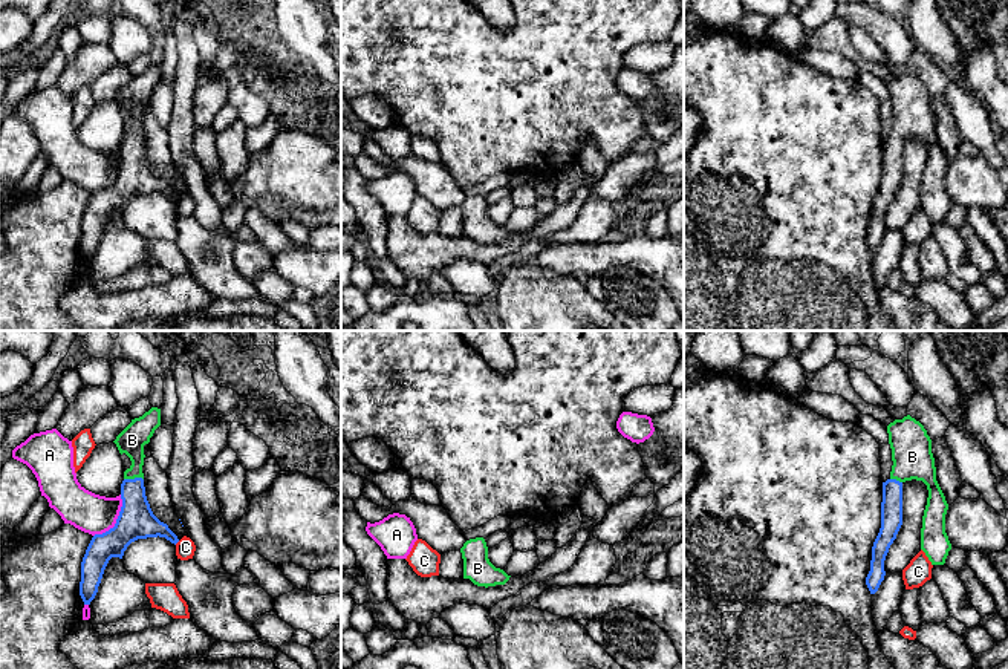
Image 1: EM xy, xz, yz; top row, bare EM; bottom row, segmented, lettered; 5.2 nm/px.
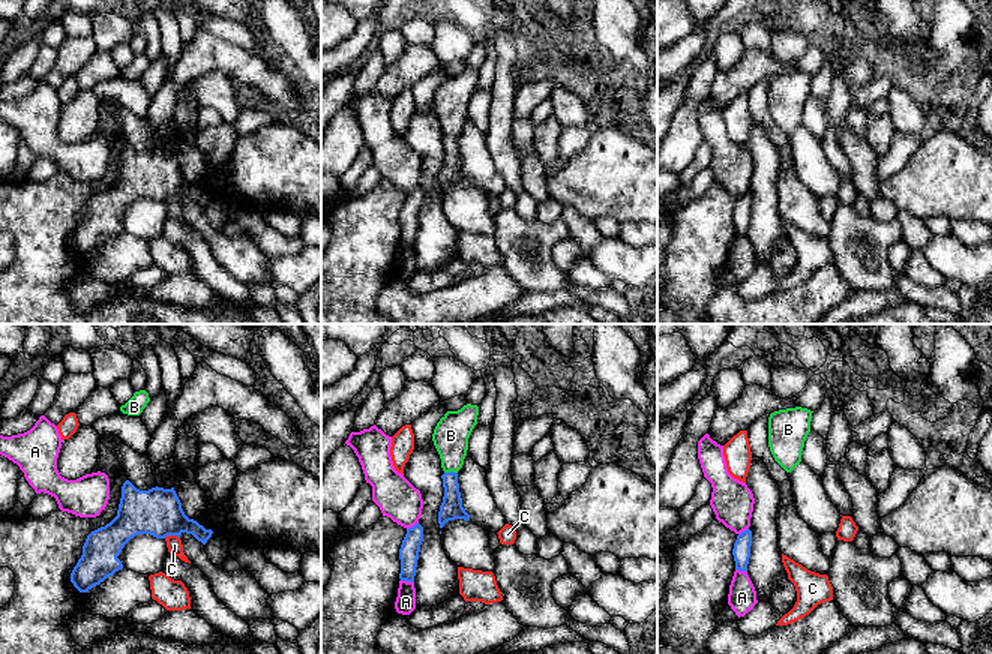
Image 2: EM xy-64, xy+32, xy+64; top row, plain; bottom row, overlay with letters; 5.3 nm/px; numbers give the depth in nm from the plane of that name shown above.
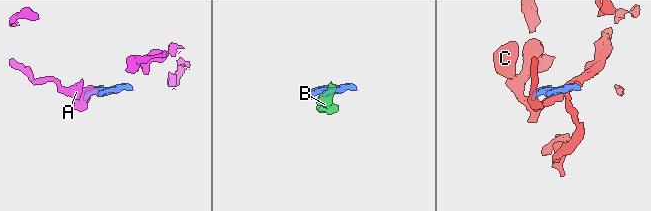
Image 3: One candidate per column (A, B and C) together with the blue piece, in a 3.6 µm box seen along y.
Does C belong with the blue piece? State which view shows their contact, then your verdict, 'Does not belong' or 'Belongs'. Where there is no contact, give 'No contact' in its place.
Touches blue in xy. Does not belong

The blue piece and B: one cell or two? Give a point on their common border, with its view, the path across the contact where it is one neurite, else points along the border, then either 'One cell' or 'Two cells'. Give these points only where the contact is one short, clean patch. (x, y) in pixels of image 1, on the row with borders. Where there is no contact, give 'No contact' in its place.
Touches blue at xy (135, 478). Path across: xy (136, 521), (135, 478), (132, 440). One cell

